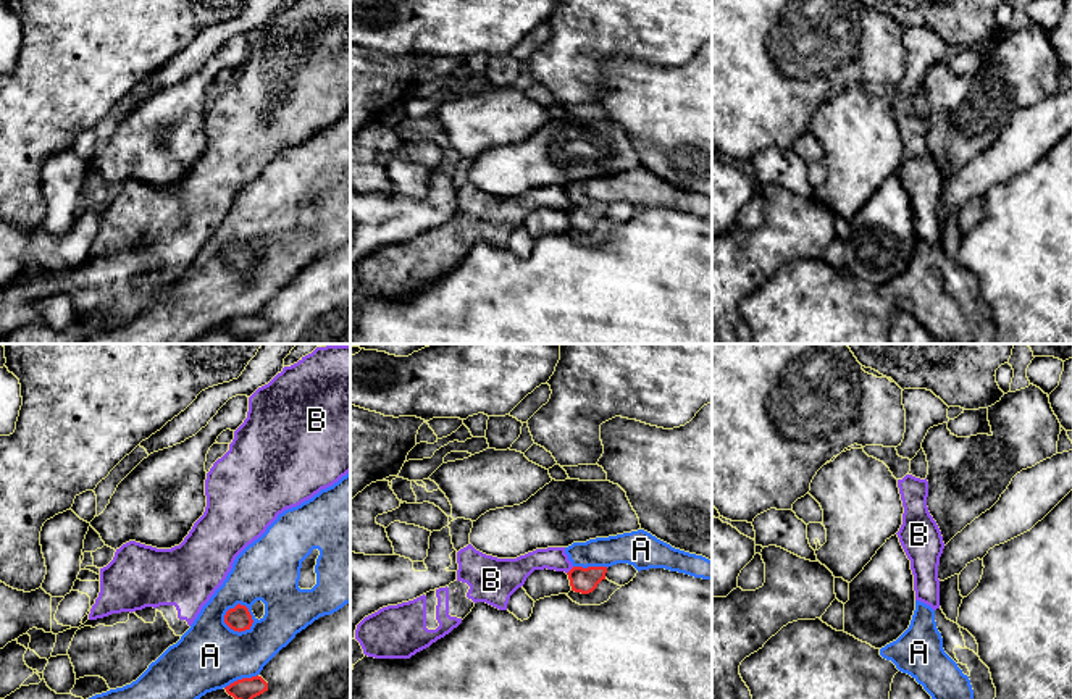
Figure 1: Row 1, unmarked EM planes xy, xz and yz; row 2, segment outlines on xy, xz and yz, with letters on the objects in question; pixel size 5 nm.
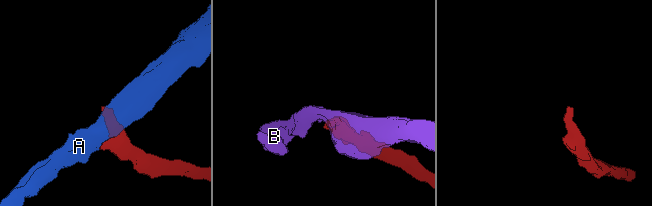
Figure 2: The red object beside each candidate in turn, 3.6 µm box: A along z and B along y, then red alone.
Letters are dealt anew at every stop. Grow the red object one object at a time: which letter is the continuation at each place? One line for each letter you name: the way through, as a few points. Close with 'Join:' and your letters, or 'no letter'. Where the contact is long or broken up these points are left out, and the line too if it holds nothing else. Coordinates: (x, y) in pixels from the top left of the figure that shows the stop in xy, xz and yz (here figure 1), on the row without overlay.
Join: no letter

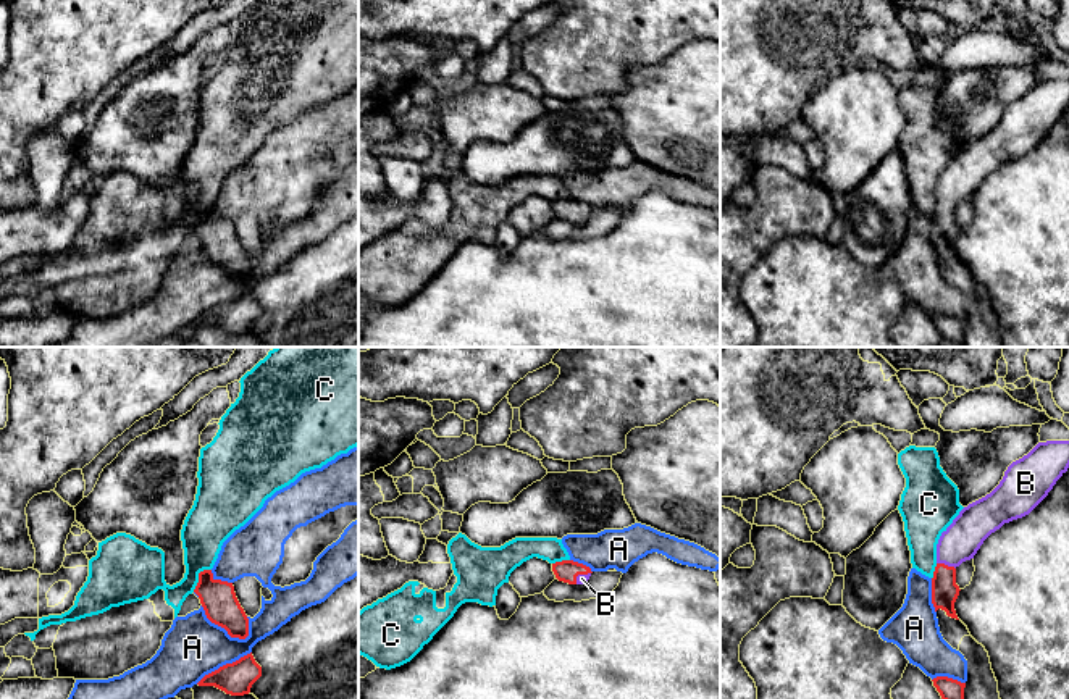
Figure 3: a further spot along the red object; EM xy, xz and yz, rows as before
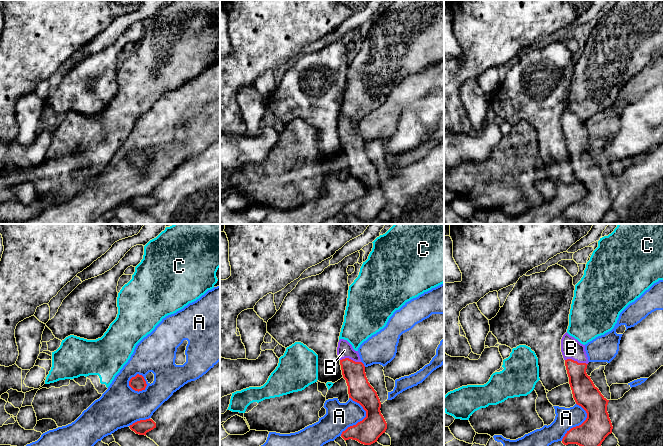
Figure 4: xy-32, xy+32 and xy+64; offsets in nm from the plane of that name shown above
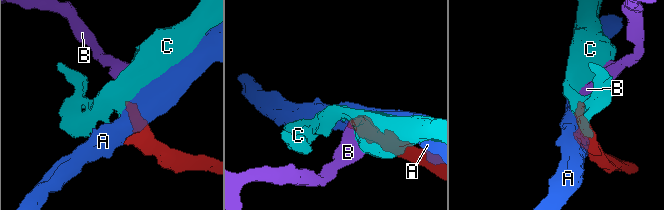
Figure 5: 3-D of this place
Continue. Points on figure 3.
B: Path across: yz (945, 230), (947, 204), (951, 188), (963, 176)
Join: B

